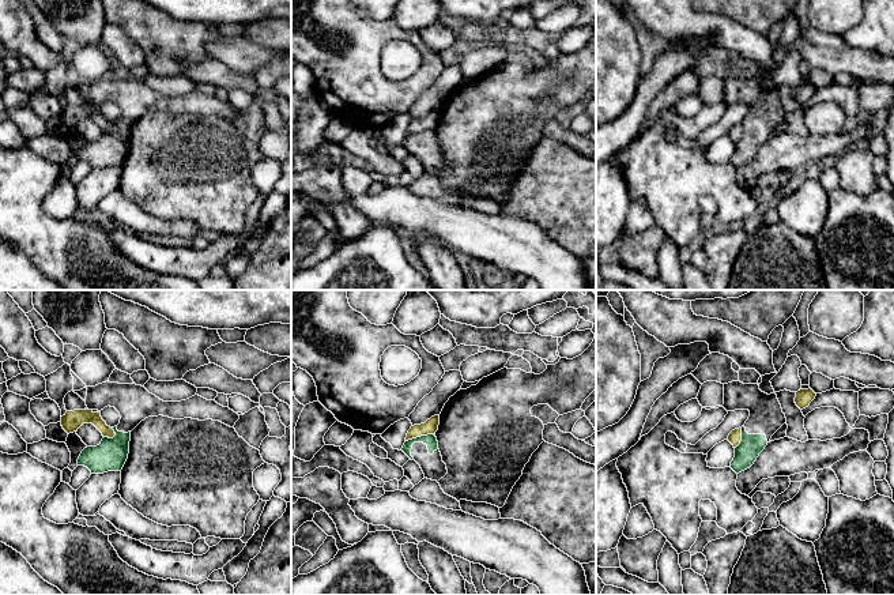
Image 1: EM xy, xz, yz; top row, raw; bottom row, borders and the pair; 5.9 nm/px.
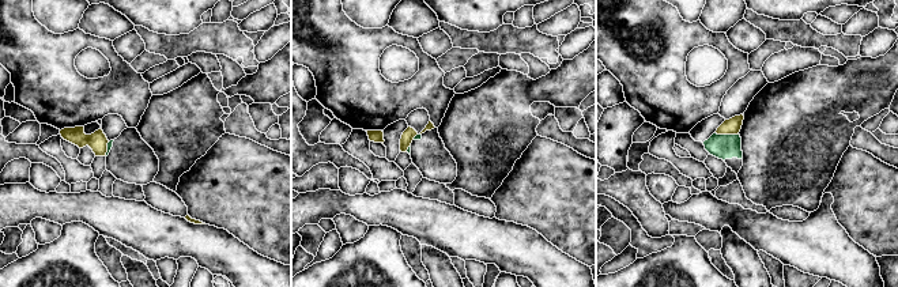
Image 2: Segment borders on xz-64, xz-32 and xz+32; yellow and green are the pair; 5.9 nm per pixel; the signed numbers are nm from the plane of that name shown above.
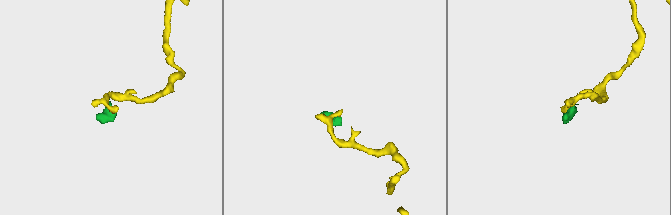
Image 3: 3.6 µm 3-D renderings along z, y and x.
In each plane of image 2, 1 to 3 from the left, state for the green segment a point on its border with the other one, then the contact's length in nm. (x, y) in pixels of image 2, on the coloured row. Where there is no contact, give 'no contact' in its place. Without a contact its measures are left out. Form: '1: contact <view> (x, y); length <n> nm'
1: contact xz-64 (106, 148); length 90 nm
2: contact xz-32 (407, 148); length 50 nm
3: contact xz+32 (727, 133); length 140 nm

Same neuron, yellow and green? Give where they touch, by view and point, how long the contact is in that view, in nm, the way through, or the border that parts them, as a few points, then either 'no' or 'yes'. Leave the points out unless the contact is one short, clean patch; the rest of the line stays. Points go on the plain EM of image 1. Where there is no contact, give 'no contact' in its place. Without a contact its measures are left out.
contact xz (419, 131); length 180 nm; border xz (433, 128), (417, 131), (406, 136); no

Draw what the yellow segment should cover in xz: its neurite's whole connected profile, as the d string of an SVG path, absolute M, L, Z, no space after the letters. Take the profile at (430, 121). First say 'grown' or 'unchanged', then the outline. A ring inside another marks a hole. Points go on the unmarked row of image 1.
unchanged | M440 110L431 112L425 118L414 120L408 125L405 136L420 131L435 129L435 127L438 125L438 120L440 120Z

